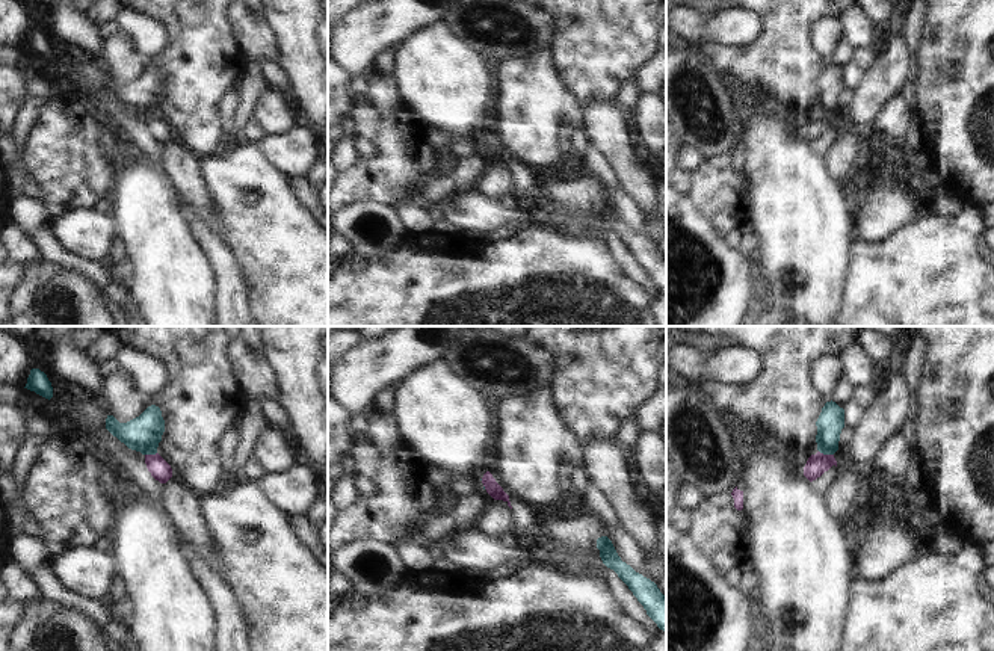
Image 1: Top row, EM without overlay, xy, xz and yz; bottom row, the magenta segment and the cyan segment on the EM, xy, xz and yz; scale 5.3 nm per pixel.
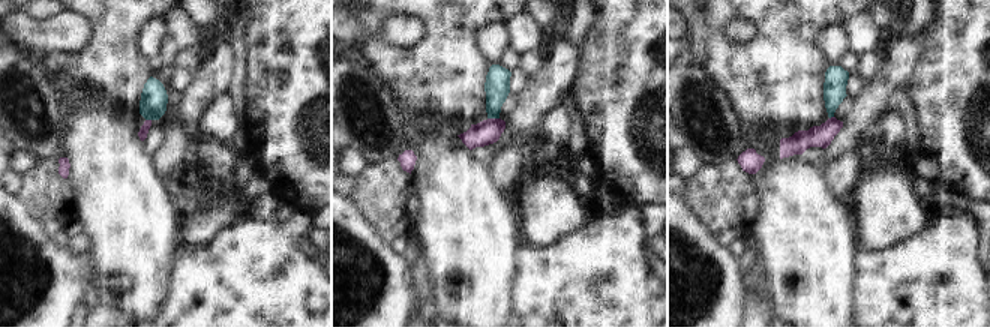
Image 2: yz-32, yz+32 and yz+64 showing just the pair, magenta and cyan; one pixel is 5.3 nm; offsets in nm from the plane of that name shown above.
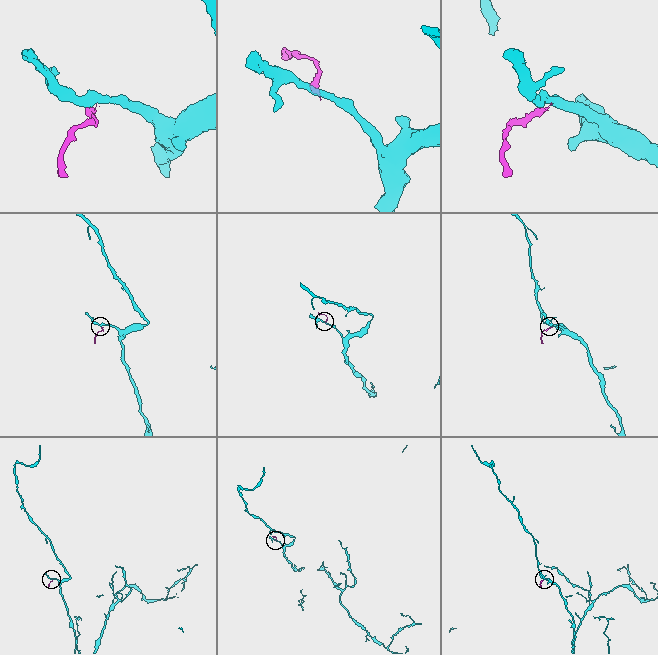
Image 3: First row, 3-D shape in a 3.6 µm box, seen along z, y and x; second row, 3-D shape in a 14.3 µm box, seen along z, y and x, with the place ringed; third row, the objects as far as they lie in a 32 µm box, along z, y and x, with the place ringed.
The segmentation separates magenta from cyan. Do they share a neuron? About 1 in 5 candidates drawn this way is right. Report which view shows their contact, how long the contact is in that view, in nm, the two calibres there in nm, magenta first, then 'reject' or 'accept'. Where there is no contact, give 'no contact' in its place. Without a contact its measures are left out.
meets magenta in yz; contact 80 nm long; 110 nm thick on the magenta side, 140 nm on the other; reject

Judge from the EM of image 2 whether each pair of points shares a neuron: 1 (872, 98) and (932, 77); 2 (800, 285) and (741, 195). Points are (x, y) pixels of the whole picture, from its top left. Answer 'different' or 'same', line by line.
1: different
2: different

